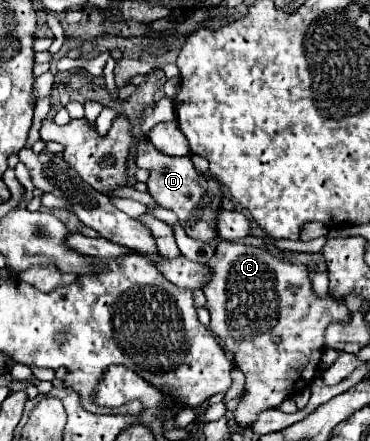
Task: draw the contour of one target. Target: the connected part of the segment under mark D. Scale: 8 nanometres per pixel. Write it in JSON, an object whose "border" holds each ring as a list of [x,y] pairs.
{"border":[[[143,141],[139,145],[137,151],[137,167],[149,169],[151,177],[147,179],[149,185],[149,195],[165,209],[171,209],[177,217],[181,227],[185,229],[185,233],[191,239],[199,239],[199,241],[213,241],[213,201],[215,201],[215,211],[221,207],[221,187],[217,181],[201,175],[193,163],[189,155],[183,157],[169,157],[161,151],[157,151],[153,147],[151,141]]]}

